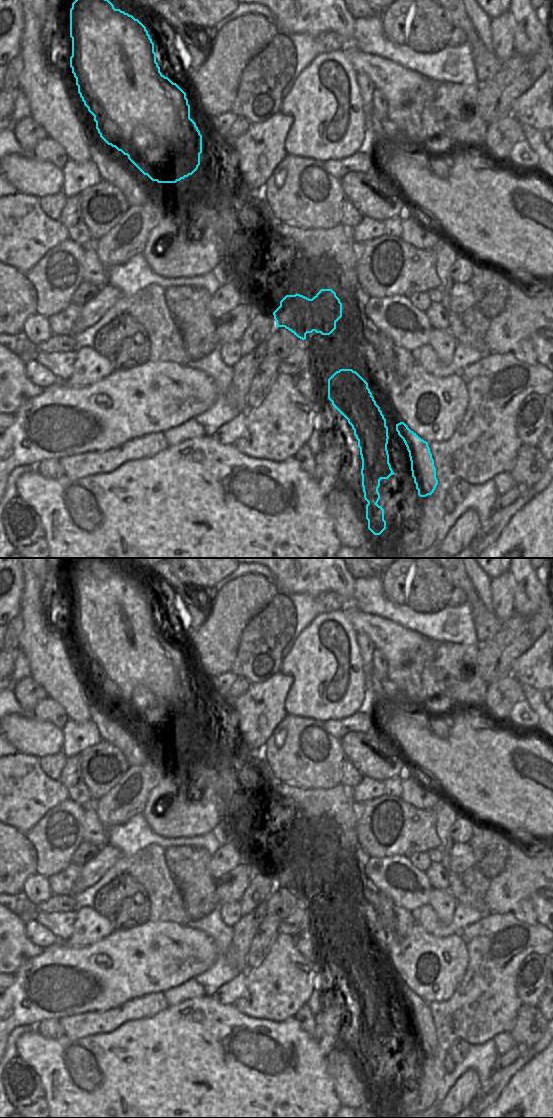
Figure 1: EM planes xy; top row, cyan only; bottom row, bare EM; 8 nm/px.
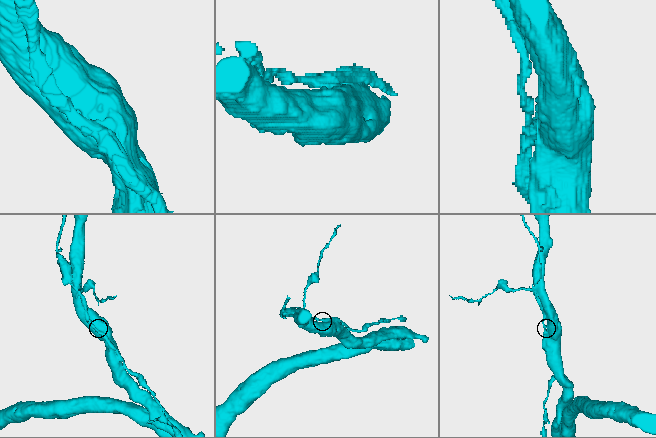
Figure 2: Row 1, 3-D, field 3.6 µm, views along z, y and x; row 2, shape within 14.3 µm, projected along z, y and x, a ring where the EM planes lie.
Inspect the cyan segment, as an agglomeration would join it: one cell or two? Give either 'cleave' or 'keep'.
cleave

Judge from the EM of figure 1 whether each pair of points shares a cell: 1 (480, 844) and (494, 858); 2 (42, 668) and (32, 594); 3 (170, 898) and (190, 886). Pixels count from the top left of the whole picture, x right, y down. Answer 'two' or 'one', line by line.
1: one
2: one
3: two

